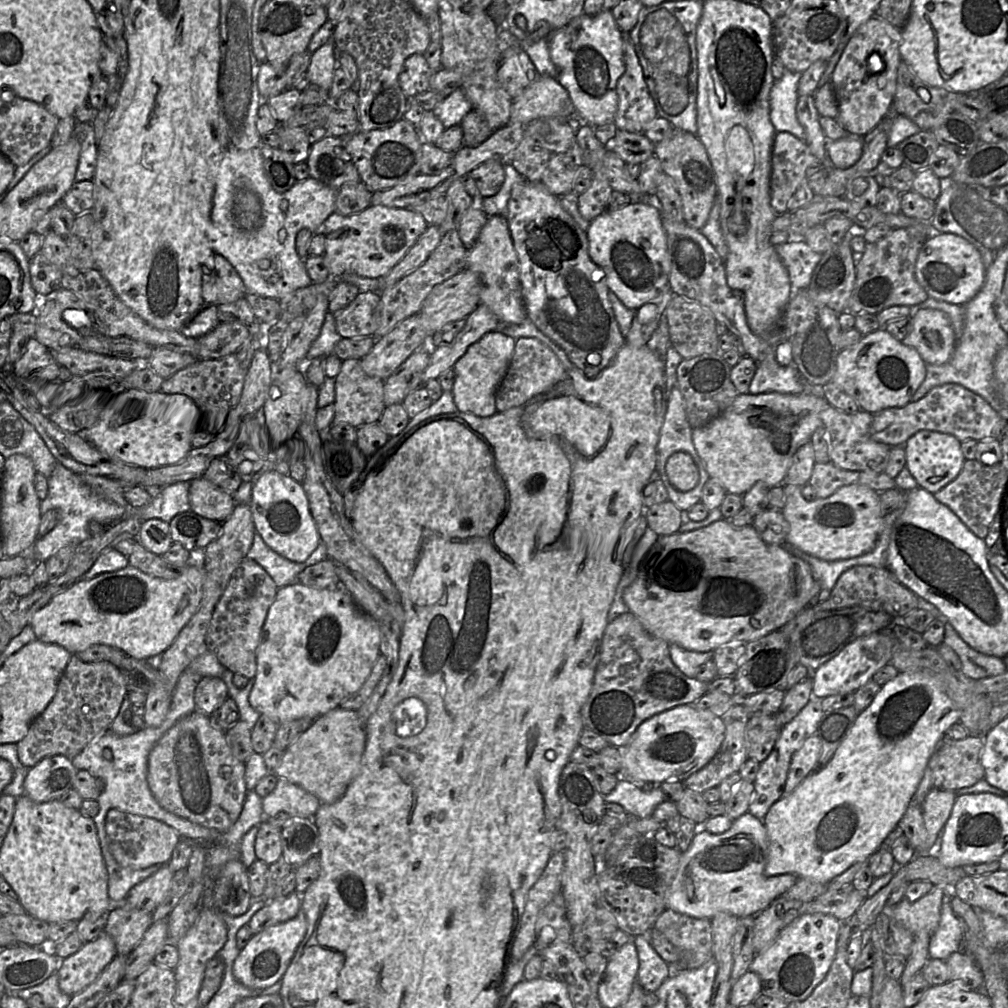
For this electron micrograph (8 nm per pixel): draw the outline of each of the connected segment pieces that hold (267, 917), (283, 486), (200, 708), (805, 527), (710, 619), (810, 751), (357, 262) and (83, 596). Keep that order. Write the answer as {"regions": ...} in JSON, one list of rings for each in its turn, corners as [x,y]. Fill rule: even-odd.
{"regions":[[[[293,891],[286,897],[269,899],[249,920],[252,935],[264,929],[294,918],[301,912],[301,894]]],[[[262,471],[252,485],[250,508],[255,531],[278,555],[304,563],[321,544],[302,485],[288,475]]],[[[203,677],[194,692],[195,711],[210,716],[228,696],[228,688],[221,678]]],[[[783,482],[780,485],[784,486],[784,494],[785,494],[785,505],[784,508],[782,509],[782,513],[785,519],[787,520],[787,522],[789,523],[789,532],[786,537],[786,543],[795,546],[796,548],[800,549],[806,554],[809,554],[815,558],[824,561],[845,560],[845,559],[861,556],[871,552],[876,546],[877,540],[882,532],[882,512],[880,508],[880,499],[878,492],[874,491],[873,489],[871,489],[866,485],[851,484],[839,488],[837,491],[835,491],[831,496],[827,498],[817,498],[814,501],[809,502],[806,501],[802,495],[802,487],[792,484],[785,484],[785,482]]],[[[721,519],[706,527],[670,536],[660,536],[658,543],[644,559],[633,580],[623,592],[623,600],[629,611],[632,612],[651,635],[665,640],[668,644],[676,644],[684,649],[696,652],[714,651],[721,646],[746,645],[780,629],[783,625],[794,619],[804,608],[820,593],[821,587],[814,579],[810,565],[804,560],[788,553],[782,546],[768,545],[758,535],[753,527],[735,527],[727,519]]],[[[816,735],[805,740],[802,747],[791,758],[782,797],[792,793],[807,776],[814,772],[821,752],[822,744]]],[[[370,205],[350,216],[333,212],[318,231],[325,236],[323,257],[330,278],[341,278],[345,274],[384,277],[406,255],[428,225],[420,213],[384,205]]],[[[195,564],[187,565],[184,573],[174,580],[163,580],[150,576],[129,565],[119,571],[104,573],[91,580],[77,581],[69,589],[53,597],[53,599],[46,606],[38,610],[32,616],[29,625],[33,628],[38,641],[59,645],[69,651],[72,655],[76,655],[77,653],[82,652],[93,645],[103,644],[119,649],[131,658],[147,661],[149,658],[162,655],[173,644],[181,630],[186,626],[191,617],[195,614],[202,599],[204,578],[205,569],[196,567]]]]}

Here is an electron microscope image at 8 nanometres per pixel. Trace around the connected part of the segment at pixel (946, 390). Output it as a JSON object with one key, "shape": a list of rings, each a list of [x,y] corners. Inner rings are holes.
{"shape":[[[946,383],[932,388],[918,401],[911,401],[903,407],[890,407],[874,414],[870,426],[872,440],[890,445],[904,445],[916,432],[927,429],[952,434],[960,441],[972,438],[998,438],[1007,429],[1006,421],[979,394],[959,384]]]}

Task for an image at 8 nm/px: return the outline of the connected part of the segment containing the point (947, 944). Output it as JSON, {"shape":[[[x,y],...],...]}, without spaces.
{"shape":[[[952,890],[947,891],[940,912],[940,921],[929,943],[929,958],[946,960],[952,953],[963,950],[963,931],[956,917],[950,898]]]}

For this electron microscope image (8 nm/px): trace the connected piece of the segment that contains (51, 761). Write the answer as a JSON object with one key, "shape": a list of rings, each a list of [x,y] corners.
{"shape":[[[63,755],[46,757],[28,769],[24,781],[25,795],[38,803],[59,799],[73,789],[77,772],[71,759]]]}

